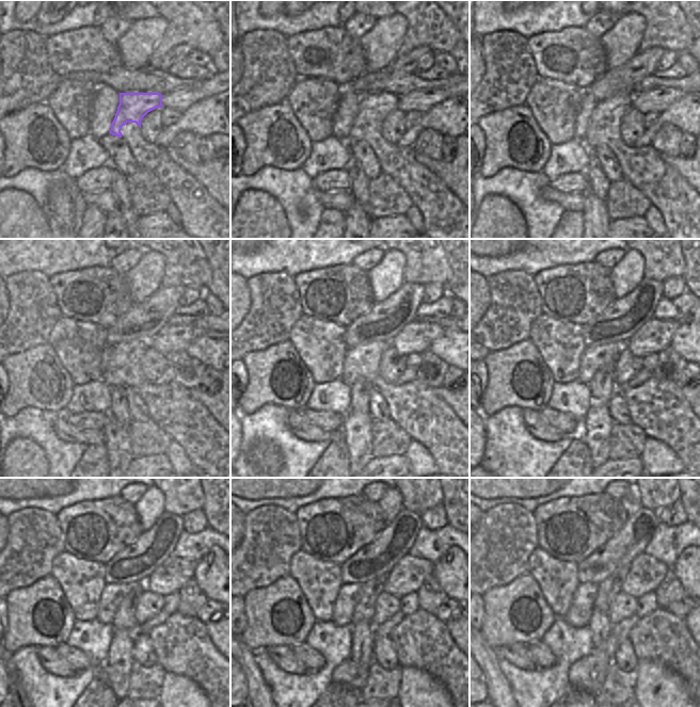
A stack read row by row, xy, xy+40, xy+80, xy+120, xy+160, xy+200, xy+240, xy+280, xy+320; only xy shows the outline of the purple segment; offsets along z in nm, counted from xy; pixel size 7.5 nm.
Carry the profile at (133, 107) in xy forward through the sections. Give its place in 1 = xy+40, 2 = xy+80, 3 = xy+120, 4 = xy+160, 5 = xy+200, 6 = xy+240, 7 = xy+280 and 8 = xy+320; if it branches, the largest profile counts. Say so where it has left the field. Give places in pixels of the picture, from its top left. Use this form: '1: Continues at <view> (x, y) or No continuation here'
1: Continues at xy+40 (374, 107)
2: Continues at xy+80 (614, 109)
3: Continues at xy+120 (132, 350)
4: Continues at xy+160 (355, 356)
5: Continues at xy+200 (592, 357)
6: Continues at xy+240 (112, 595)
7: Continues at xy+280 (349, 594)
8: Continues at xy+320 (581, 609).

